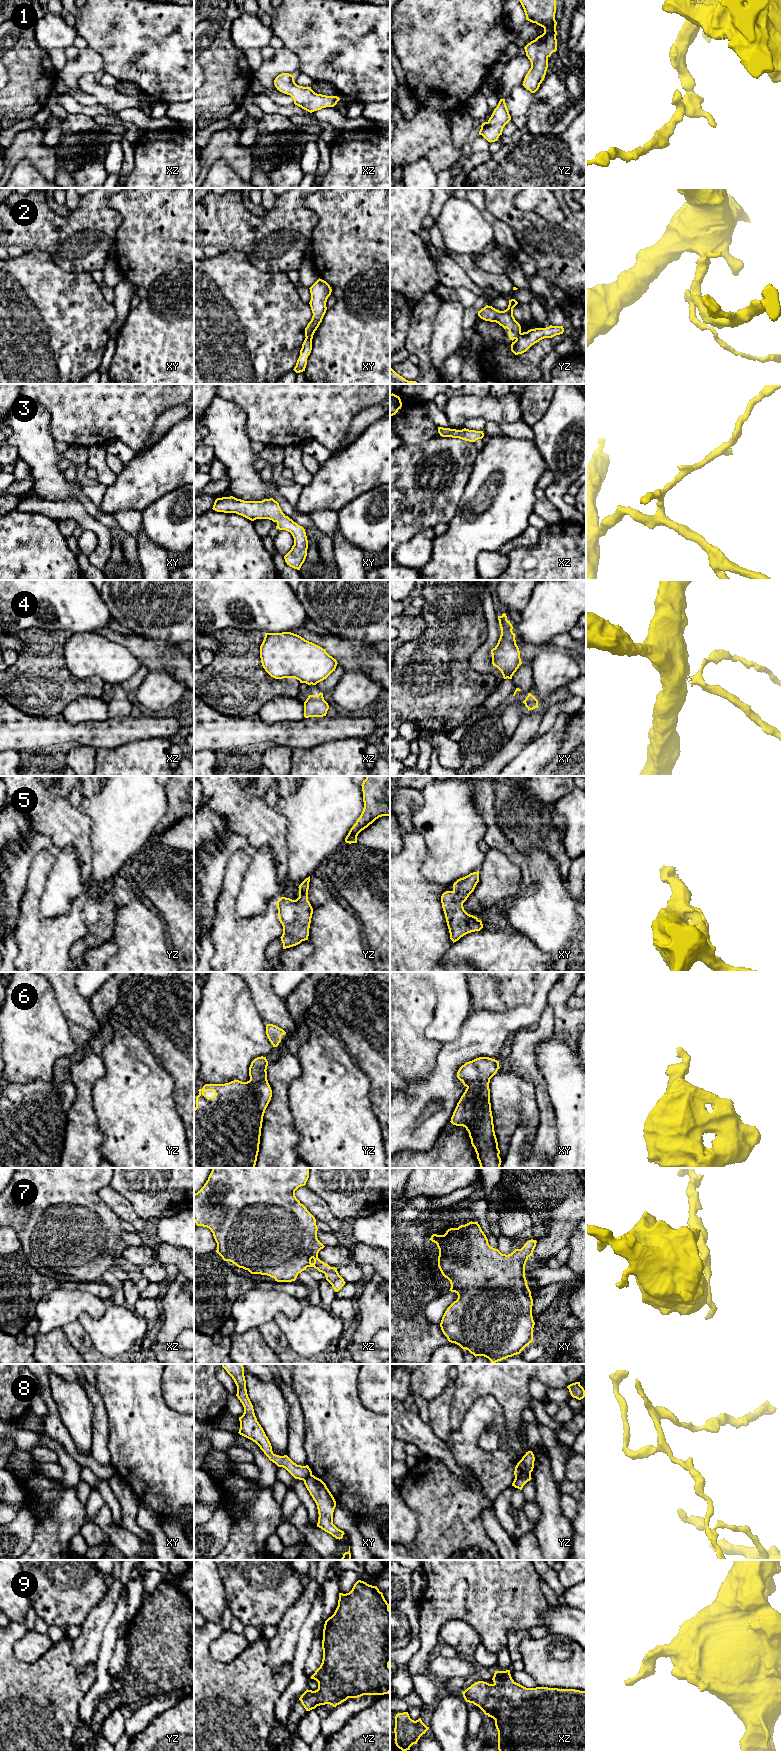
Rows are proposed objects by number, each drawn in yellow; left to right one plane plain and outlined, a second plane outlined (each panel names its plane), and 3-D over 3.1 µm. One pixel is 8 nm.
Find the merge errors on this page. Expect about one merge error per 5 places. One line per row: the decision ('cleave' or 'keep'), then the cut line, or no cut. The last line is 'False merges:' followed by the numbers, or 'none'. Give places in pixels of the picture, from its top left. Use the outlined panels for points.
1: keep | no cut
2: cleave | xy (312, 336), (306, 337)
3: keep | no cut
4: cleave | xz (312, 683), (315, 684)
5: keep | no cut
6: keep | no cut
7: keep | no cut
8: cleave | yz (530, 1473), (515, 1478)
9: keep | no cut
False merges: 2, 4, 8

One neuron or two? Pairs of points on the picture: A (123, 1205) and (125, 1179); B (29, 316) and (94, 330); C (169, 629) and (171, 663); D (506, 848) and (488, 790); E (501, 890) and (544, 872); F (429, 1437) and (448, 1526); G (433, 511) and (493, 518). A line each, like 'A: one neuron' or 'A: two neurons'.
A: two neurons
B: one neuron
C: two neurons
D: one neuron
E: two neurons
F: two neurons
G: two neurons

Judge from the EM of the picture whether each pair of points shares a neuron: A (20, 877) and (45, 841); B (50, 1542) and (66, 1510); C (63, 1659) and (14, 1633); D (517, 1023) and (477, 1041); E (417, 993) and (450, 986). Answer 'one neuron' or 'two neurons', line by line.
A: one neuron
B: one neuron
C: one neuron
D: one neuron
E: two neurons

